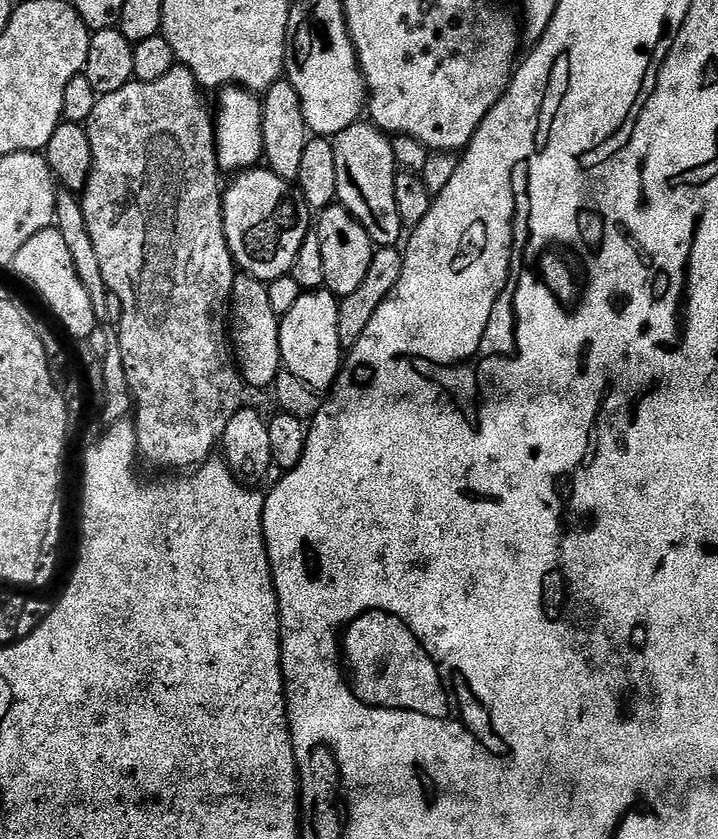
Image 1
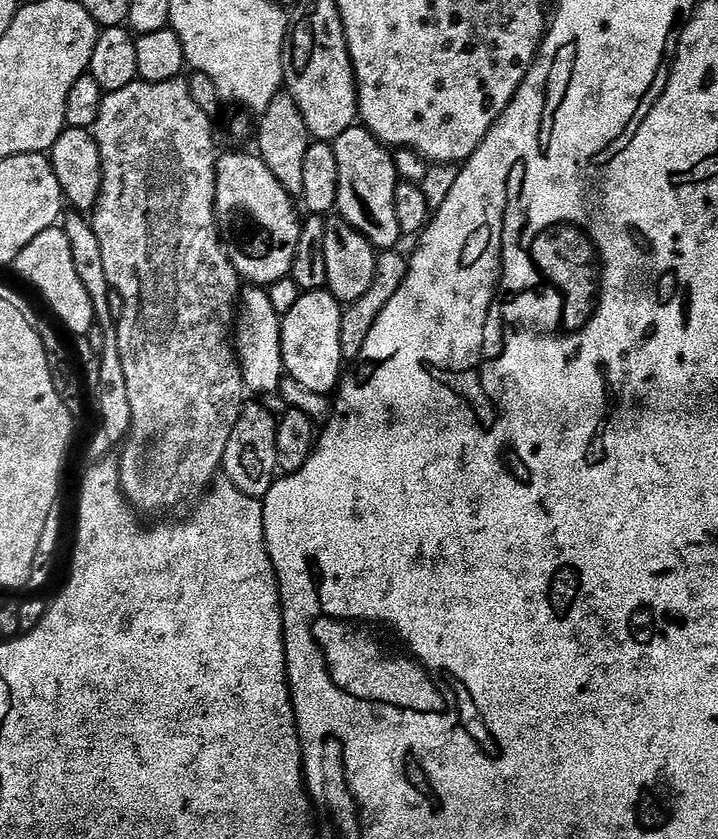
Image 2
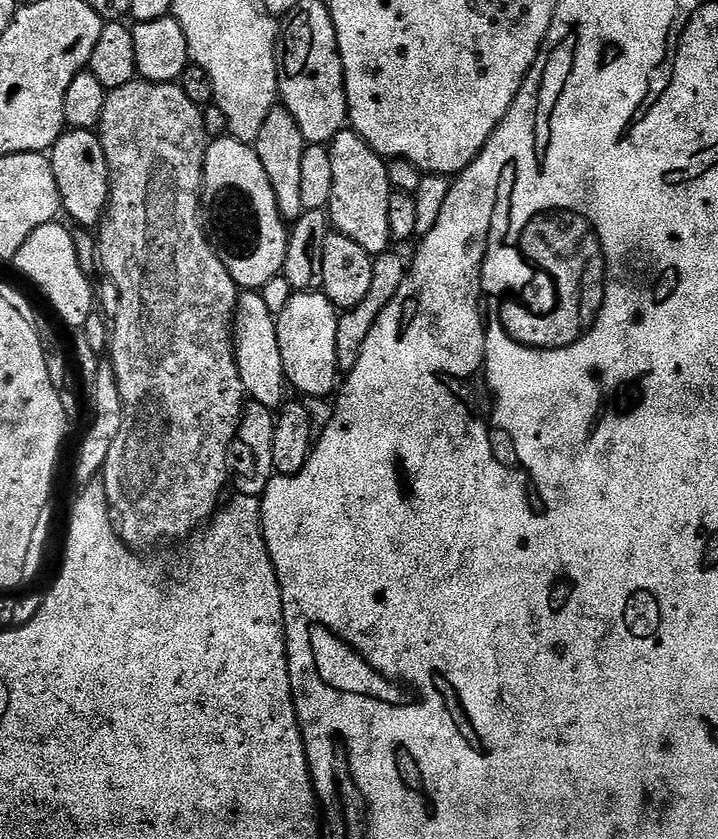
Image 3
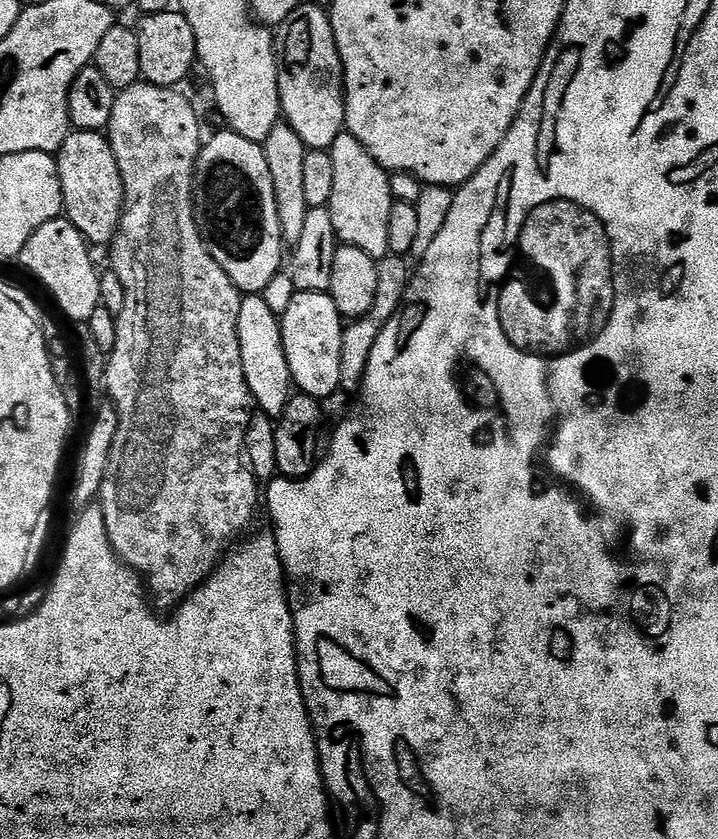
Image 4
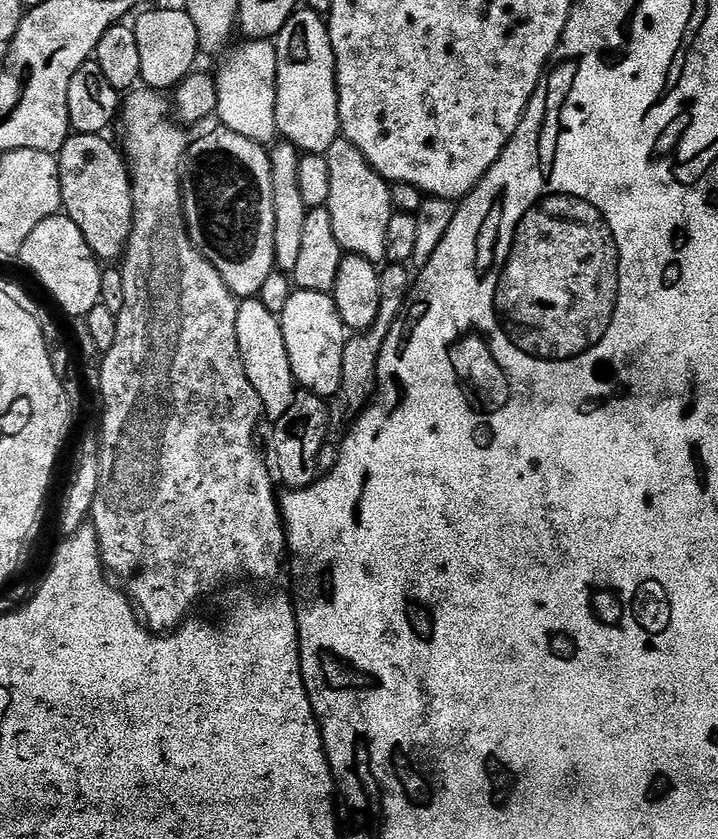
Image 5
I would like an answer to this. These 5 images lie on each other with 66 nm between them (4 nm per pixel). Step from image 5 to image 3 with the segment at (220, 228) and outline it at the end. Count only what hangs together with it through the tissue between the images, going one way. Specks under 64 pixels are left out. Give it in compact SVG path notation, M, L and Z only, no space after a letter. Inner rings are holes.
M227 134L221 136L221 140L213 139L209 143L204 155L202 196L207 208L202 219L212 247L216 249L218 258L226 266L237 289L261 290L271 279L284 271L290 228L280 216L278 202L274 198L274 186L270 186L270 178L266 178L266 170L262 170L262 162L255 147L243 140L234 140Z

